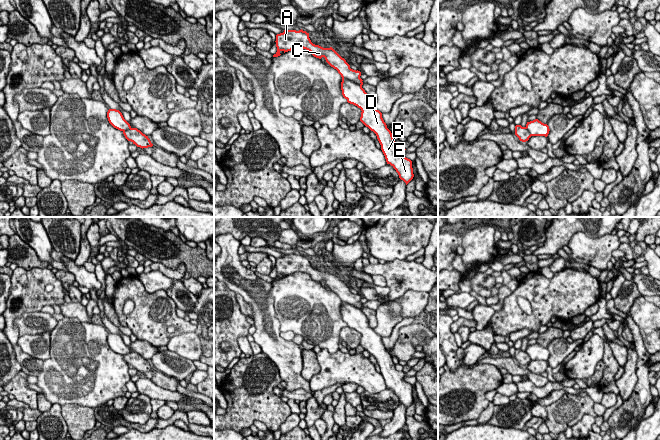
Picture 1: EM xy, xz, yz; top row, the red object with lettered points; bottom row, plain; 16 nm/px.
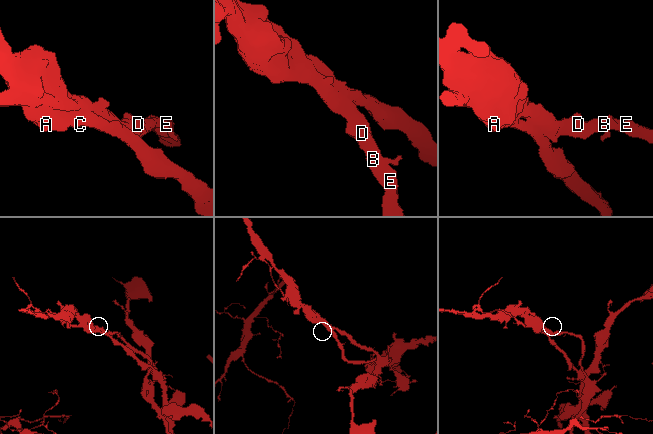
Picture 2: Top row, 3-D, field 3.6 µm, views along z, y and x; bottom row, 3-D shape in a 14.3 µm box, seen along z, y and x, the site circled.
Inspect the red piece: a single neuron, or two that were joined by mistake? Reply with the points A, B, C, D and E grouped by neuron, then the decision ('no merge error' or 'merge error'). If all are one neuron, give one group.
A C / B D E | merge error

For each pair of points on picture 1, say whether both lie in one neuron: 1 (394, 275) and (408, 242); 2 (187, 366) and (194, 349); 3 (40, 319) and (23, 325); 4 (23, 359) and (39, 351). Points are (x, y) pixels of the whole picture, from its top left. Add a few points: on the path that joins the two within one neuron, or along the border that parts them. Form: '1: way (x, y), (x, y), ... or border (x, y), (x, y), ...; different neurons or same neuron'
1: border (404, 259), (394, 259), (386, 262); different neurons
2: border (168, 350), (172, 350), (192, 361); different neurons
3: way (36, 322), (27, 324); same neuron
4: border (17, 345), (24, 352), (43, 360); different neurons

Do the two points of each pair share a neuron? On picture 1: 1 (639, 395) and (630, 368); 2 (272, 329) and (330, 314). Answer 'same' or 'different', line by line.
1: different
2: different

